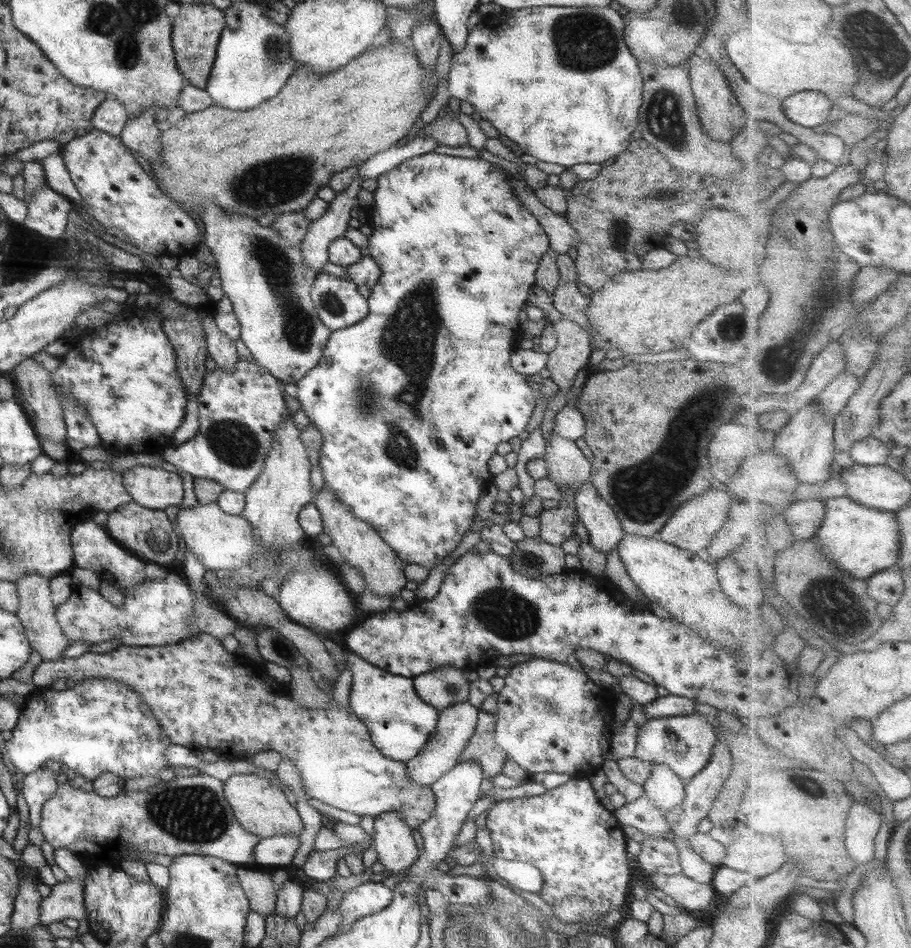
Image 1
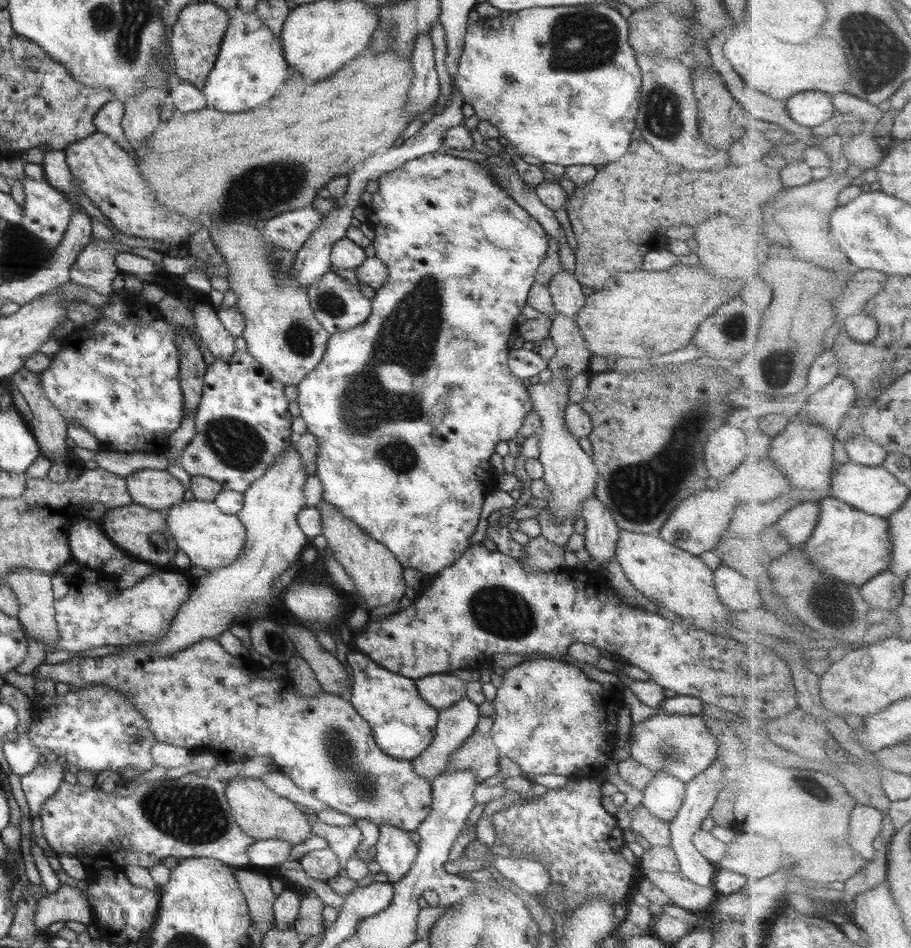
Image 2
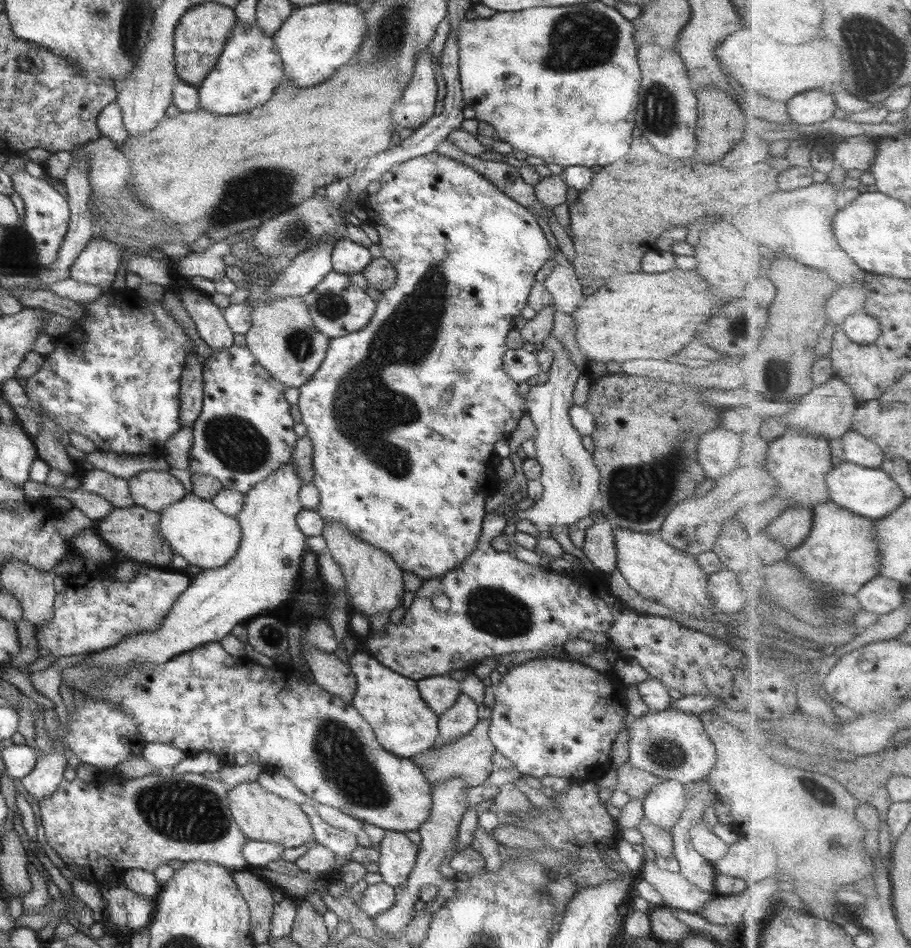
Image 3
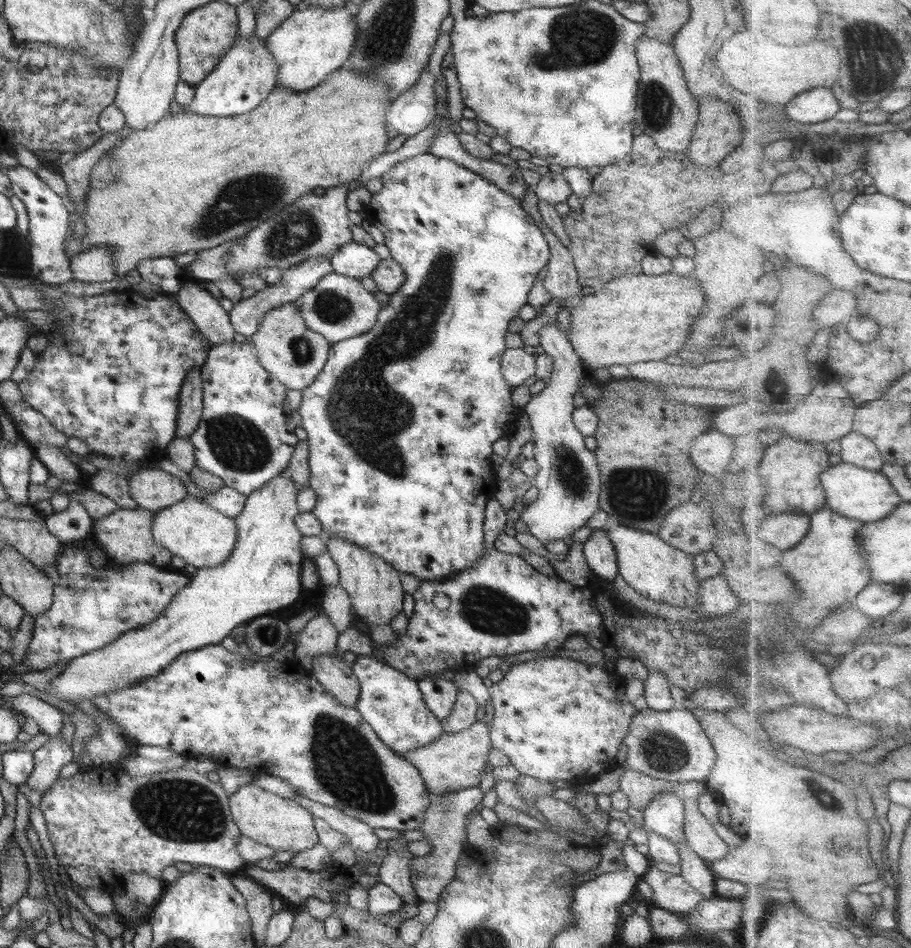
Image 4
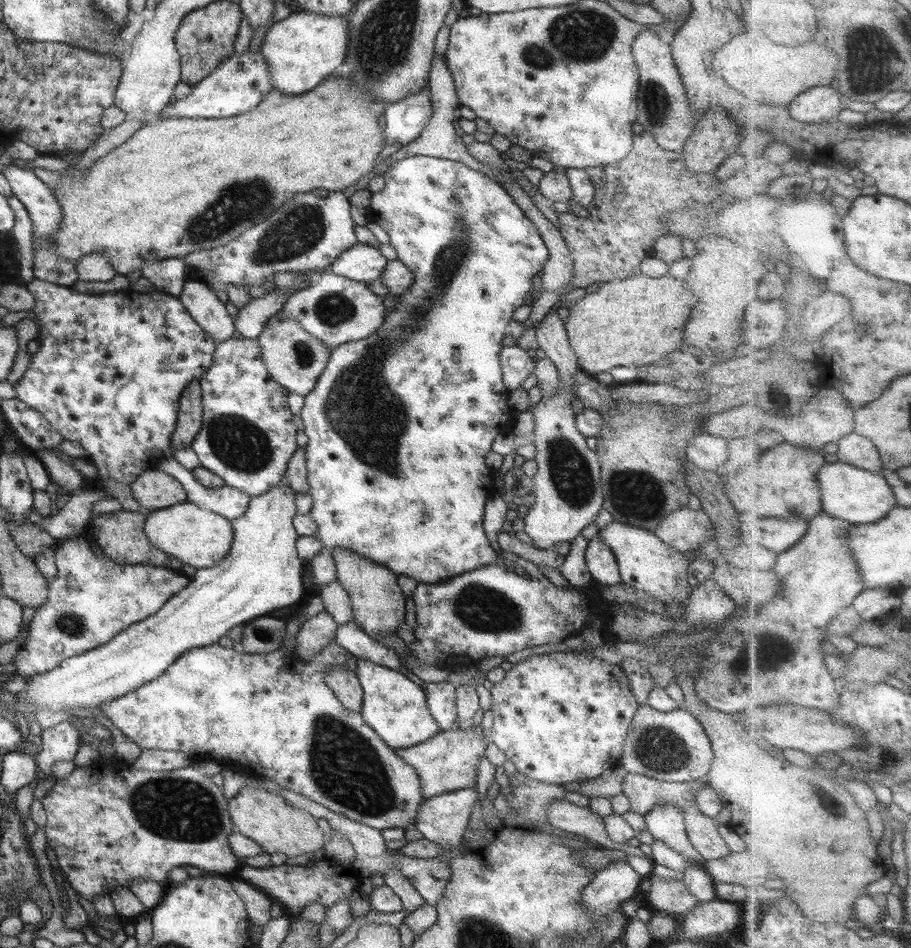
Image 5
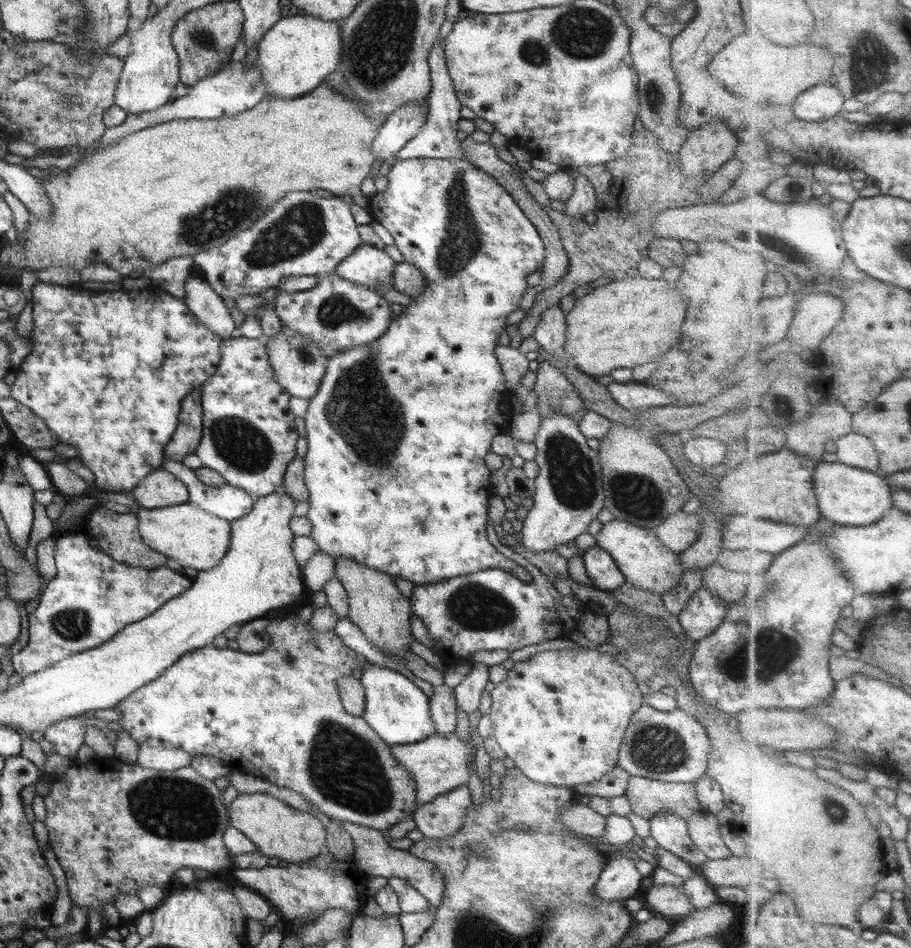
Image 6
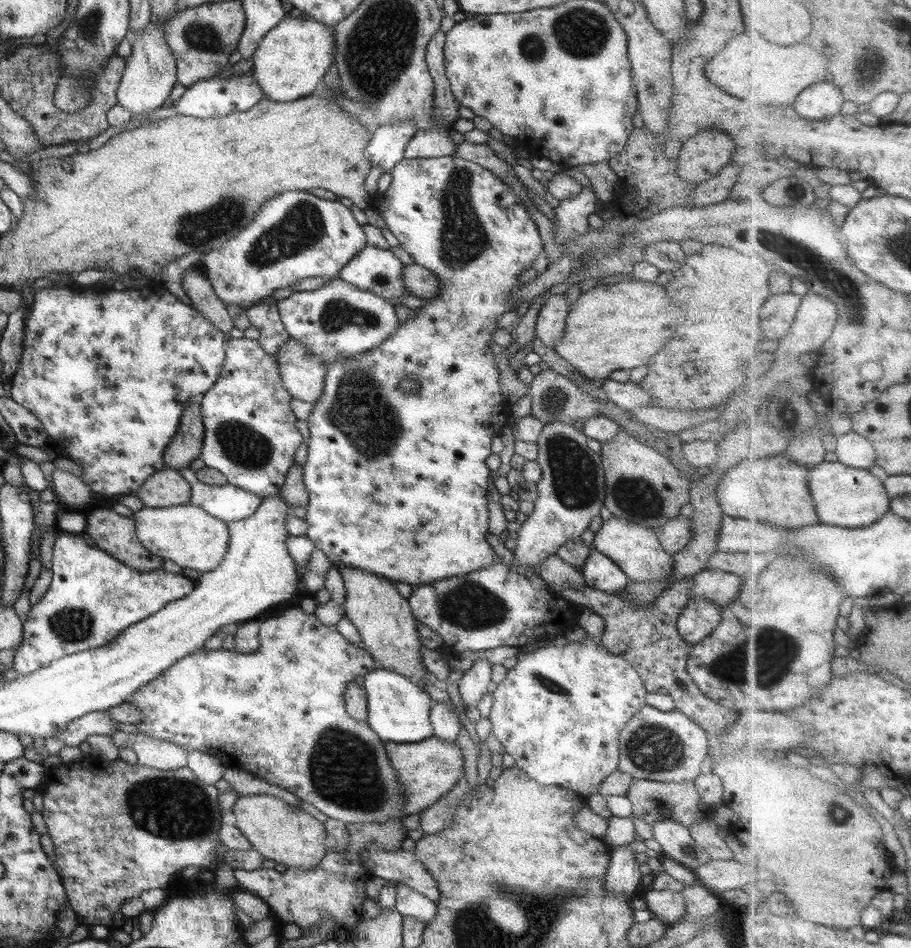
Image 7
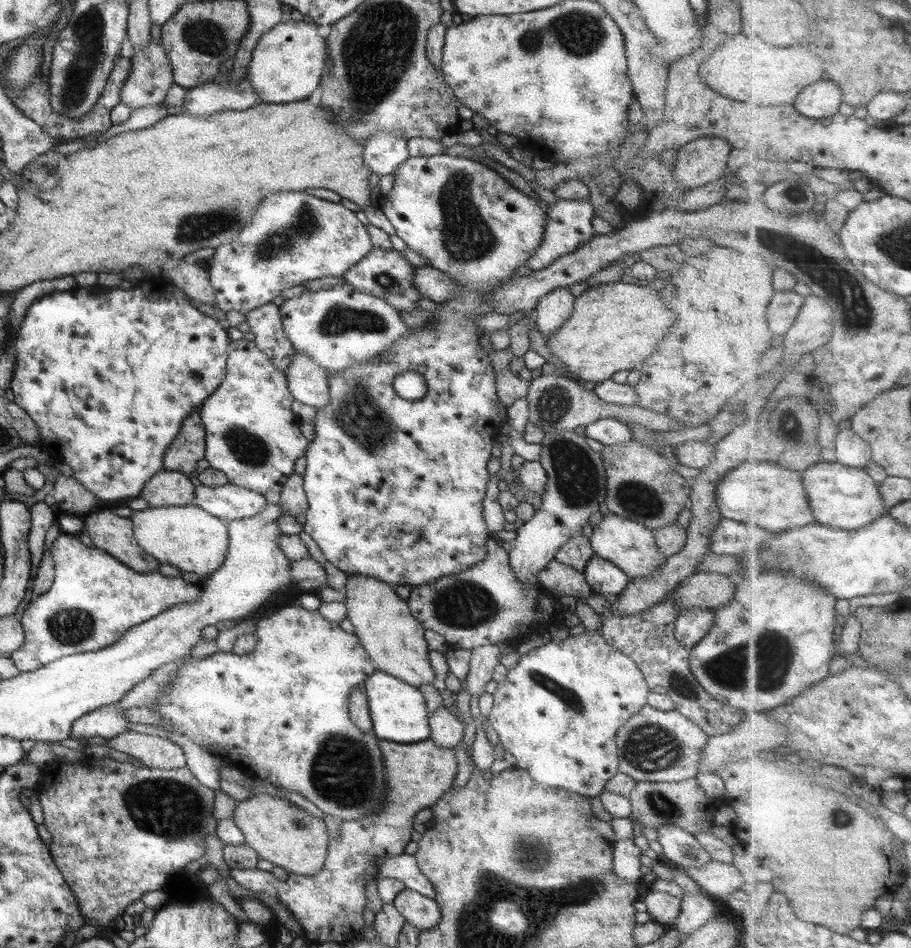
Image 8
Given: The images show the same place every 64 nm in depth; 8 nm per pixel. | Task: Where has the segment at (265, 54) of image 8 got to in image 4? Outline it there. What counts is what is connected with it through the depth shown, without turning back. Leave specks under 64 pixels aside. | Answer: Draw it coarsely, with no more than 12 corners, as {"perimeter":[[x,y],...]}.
{"perimeter":[[302,6],[266,42],[302,92],[350,58],[355,8]]}

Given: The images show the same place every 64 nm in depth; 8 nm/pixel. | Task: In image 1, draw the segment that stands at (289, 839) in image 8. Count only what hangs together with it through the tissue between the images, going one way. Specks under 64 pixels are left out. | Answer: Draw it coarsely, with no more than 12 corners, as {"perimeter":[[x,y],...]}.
{"perimeter":[[254,773],[233,774],[223,795],[242,828],[262,839],[300,836],[284,791]]}

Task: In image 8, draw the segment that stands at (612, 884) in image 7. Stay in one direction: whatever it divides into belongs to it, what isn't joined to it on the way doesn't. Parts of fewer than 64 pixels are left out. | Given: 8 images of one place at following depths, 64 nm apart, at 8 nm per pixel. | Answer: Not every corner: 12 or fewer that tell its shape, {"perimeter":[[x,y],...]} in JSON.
{"perimeter":[[634,837],[613,846],[613,871],[628,882],[642,876]]}

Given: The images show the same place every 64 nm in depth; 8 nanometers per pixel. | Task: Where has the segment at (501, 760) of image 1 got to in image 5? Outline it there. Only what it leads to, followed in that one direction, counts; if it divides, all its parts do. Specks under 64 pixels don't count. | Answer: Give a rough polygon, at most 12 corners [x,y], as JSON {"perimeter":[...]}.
{"perimeter":[[482,727],[438,735],[396,754],[417,770],[426,800],[474,788]]}

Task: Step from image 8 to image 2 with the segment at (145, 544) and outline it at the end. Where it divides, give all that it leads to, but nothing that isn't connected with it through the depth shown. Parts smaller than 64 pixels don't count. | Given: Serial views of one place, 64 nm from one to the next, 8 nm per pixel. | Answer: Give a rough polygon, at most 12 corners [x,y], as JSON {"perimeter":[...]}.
{"perimeter":[[214,501],[165,512],[169,533],[192,565],[232,564],[247,540],[237,515]]}

